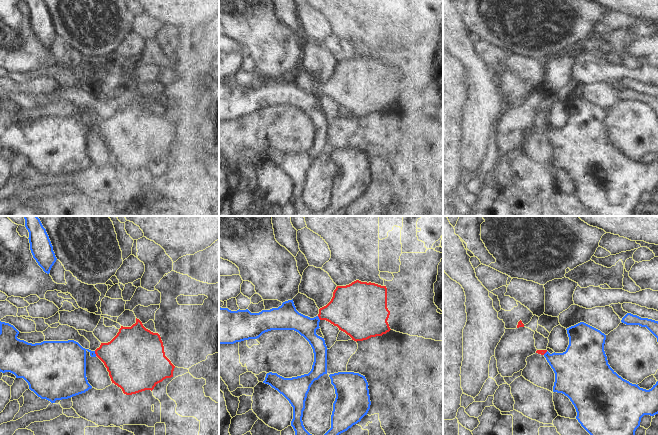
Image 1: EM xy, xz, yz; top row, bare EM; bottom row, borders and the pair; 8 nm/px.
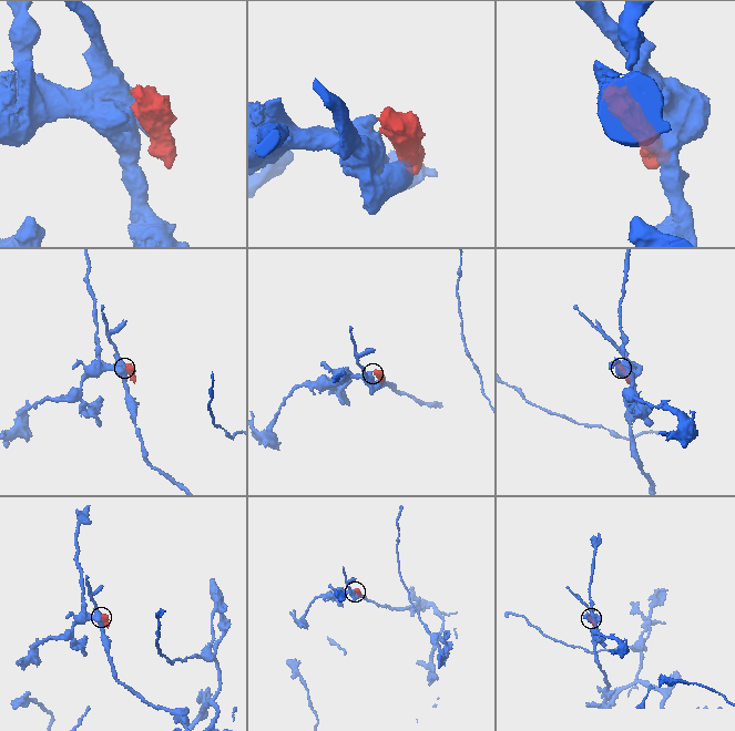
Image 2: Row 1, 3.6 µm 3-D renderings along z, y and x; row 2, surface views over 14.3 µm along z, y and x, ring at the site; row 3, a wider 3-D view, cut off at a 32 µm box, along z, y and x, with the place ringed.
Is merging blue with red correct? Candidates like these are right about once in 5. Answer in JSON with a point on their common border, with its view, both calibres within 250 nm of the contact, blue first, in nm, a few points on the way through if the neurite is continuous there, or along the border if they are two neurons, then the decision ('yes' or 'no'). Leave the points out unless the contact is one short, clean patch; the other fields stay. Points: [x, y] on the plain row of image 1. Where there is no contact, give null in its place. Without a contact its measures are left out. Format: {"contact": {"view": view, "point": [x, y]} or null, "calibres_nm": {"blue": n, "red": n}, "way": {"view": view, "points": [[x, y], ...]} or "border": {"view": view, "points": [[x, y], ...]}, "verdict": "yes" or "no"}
{"contact": {"view": "xy", "point": [94, 129]}, "calibres_nm": {"blue": 340, "red": 360}, "border": {"view": "xy", "points": [[94, 127], [96, 131]]}, "verdict": "no"}

